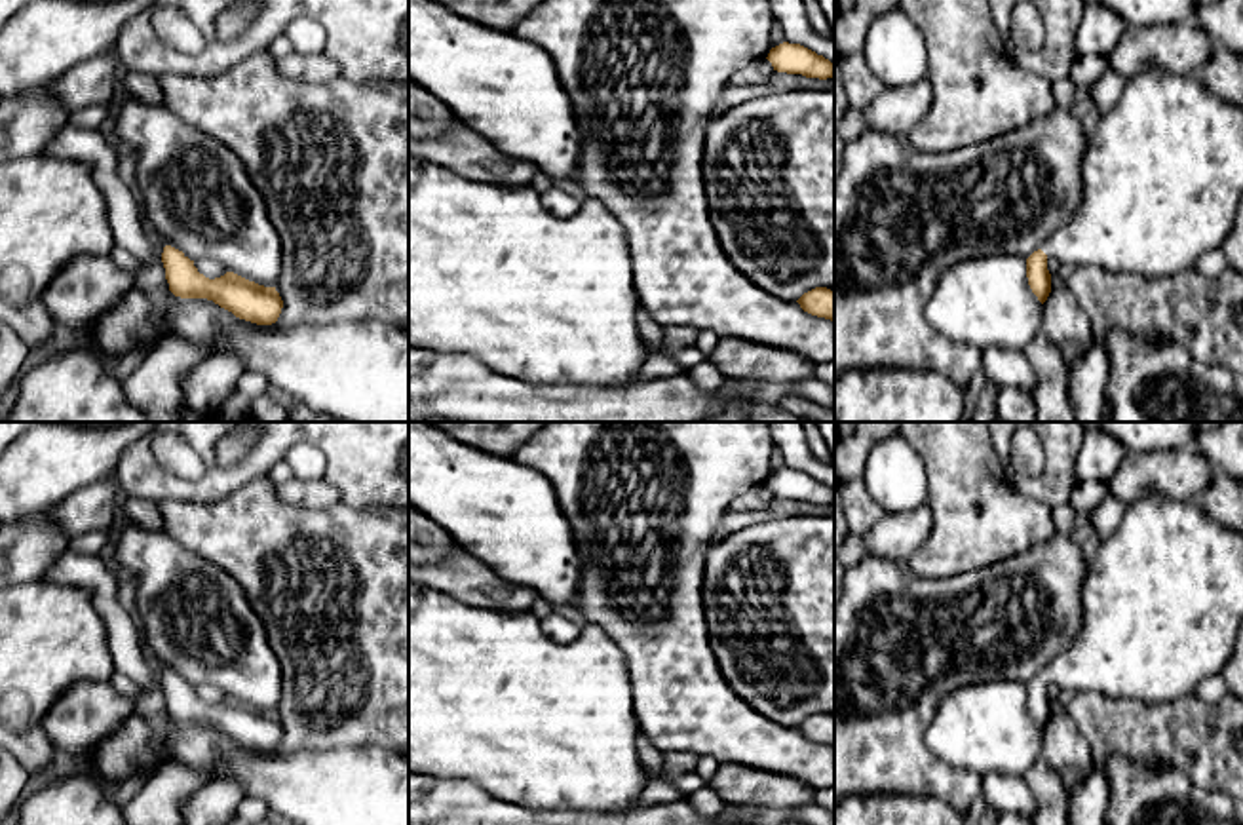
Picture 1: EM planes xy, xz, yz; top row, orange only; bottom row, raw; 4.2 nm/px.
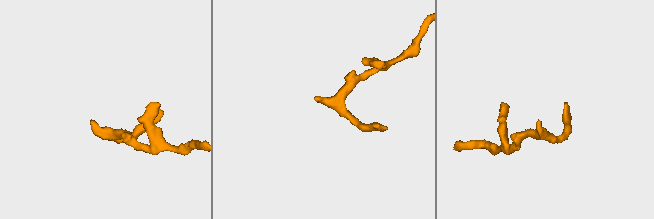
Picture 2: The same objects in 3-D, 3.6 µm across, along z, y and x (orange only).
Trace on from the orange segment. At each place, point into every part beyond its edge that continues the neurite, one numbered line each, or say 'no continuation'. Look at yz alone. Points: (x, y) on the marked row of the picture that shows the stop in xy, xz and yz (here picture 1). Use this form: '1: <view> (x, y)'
1: yz (1162, 175)

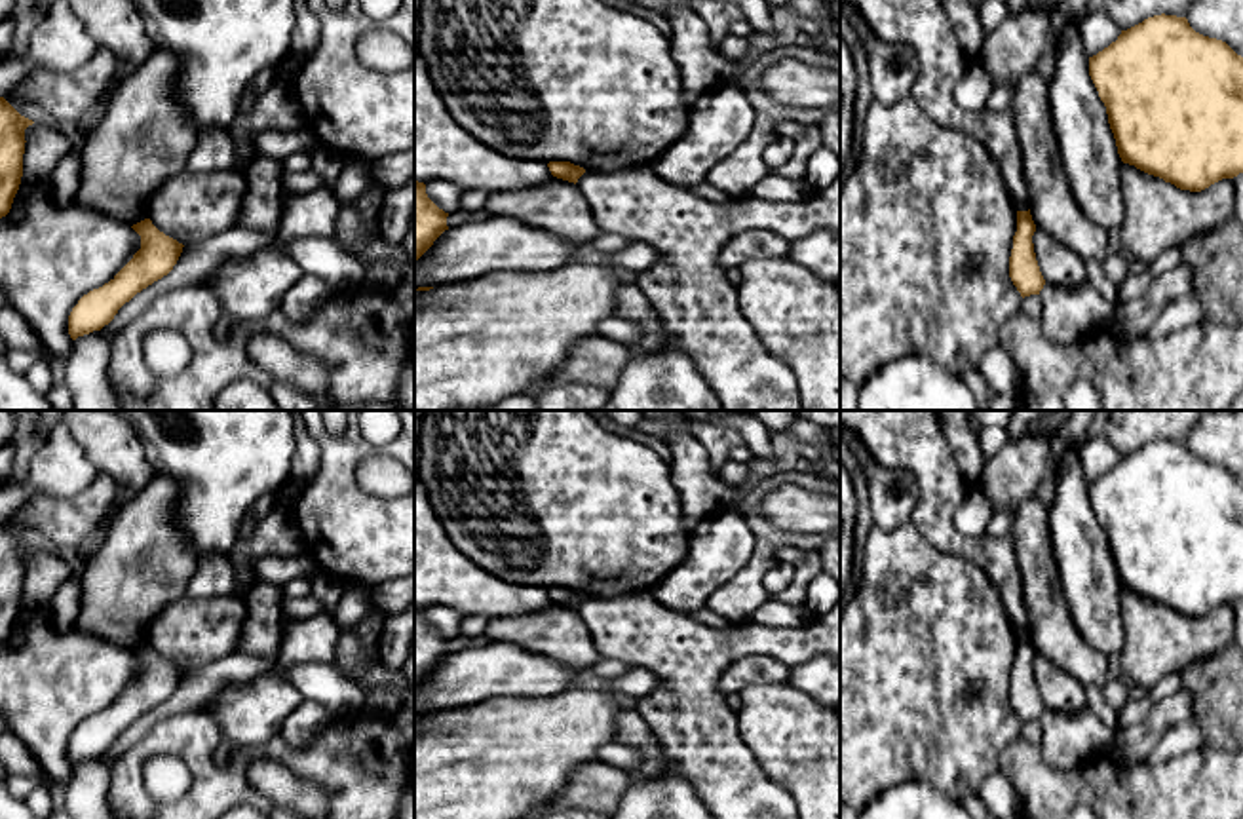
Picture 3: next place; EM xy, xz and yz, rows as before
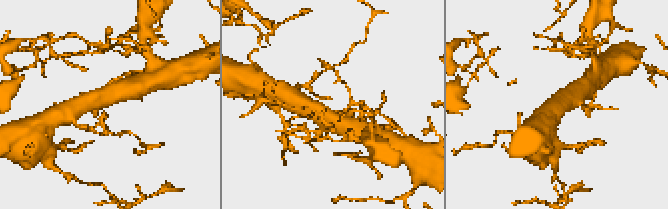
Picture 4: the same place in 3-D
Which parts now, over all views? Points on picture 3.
no continuation

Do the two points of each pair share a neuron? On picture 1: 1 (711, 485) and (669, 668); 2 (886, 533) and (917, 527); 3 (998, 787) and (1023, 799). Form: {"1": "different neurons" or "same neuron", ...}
{"1": "same neuron", "2": "same neuron", "3": "same neuron"}

